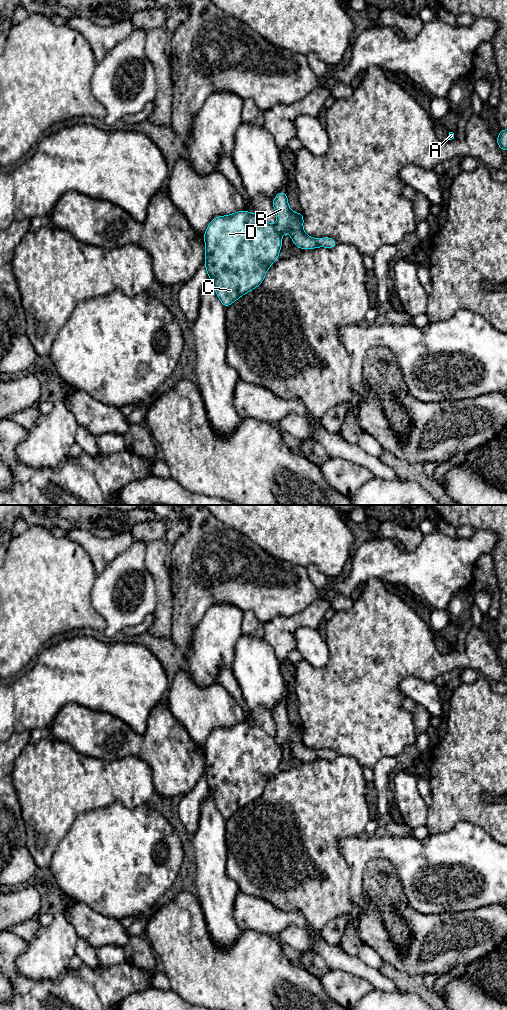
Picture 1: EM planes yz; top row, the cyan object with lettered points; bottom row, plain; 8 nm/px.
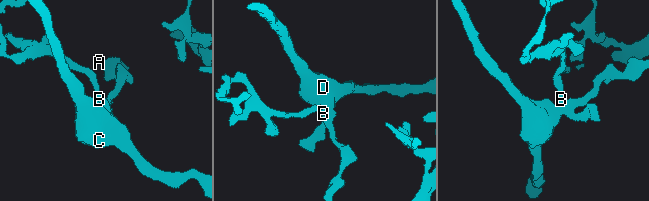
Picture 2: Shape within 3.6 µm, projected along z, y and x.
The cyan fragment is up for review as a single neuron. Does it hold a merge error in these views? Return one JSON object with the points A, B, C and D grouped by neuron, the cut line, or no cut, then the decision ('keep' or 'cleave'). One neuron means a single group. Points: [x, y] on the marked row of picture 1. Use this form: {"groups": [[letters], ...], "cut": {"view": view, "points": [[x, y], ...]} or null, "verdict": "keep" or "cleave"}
{"groups": [["A", "B"], ["C", "D"]], "cut": {"view": "yz", "points": [[274, 226], [281, 234]]}, "verdict": "cleave"}

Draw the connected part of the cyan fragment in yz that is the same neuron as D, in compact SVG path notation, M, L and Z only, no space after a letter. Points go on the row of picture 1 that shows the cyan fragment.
M237 211L213 218L203 234L205 267L217 297L227 308L238 298L260 286L269 267L279 258L282 234L260 214Z

